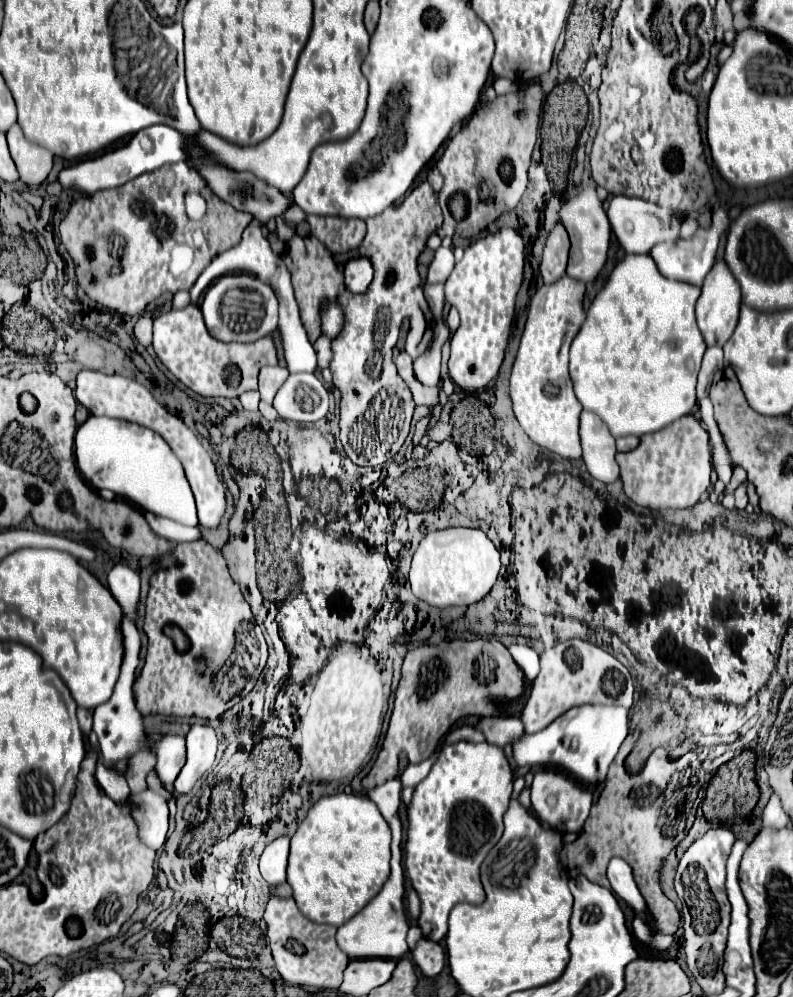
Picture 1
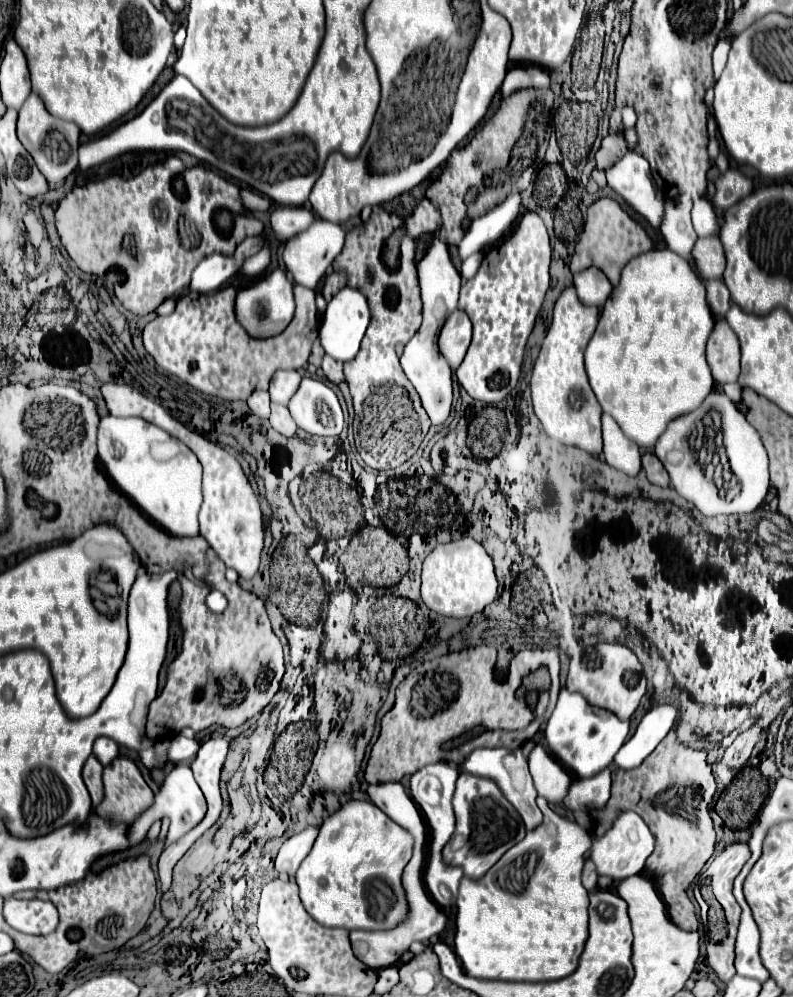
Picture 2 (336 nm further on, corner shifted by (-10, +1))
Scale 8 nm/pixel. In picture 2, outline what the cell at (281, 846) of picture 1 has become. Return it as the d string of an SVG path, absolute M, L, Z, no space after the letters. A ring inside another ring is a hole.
M307 827L305 831L289 837L283 843L283 847L281 847L281 851L279 851L277 859L275 859L275 869L281 875L293 877L295 871L299 869L301 861L309 855L309 851L311 851L311 847L313 847L313 843L317 839L317 833L319 833L317 827Z

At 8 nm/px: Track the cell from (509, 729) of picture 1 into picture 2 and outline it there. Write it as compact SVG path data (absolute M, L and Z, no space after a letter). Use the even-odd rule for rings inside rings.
M545 809L545 821L537 829L529 831L525 839L519 841L513 849L509 849L481 879L469 879L469 877L461 879L459 897L457 897L457 917L455 917L455 925L457 925L455 953L461 959L467 975L477 979L501 979L501 981L553 981L567 977L577 969L579 957L583 953L583 945L587 941L589 899L587 899L587 891L581 885L581 871L583 871L583 853L589 849L591 849L591 835L587 829L583 829L577 821L571 821L557 813L549 813L549 809Z

